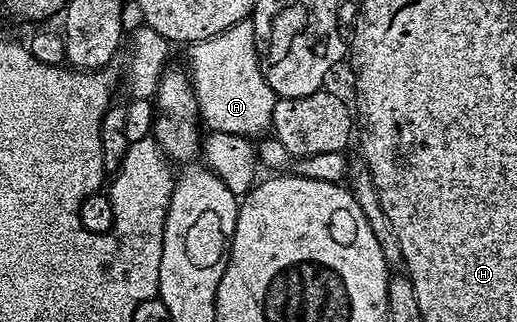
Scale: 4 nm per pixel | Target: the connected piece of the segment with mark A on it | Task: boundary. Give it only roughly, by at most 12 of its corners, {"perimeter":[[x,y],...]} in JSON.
{"perimeter":[[243,18],[190,43],[202,125],[257,139],[276,95]]}

